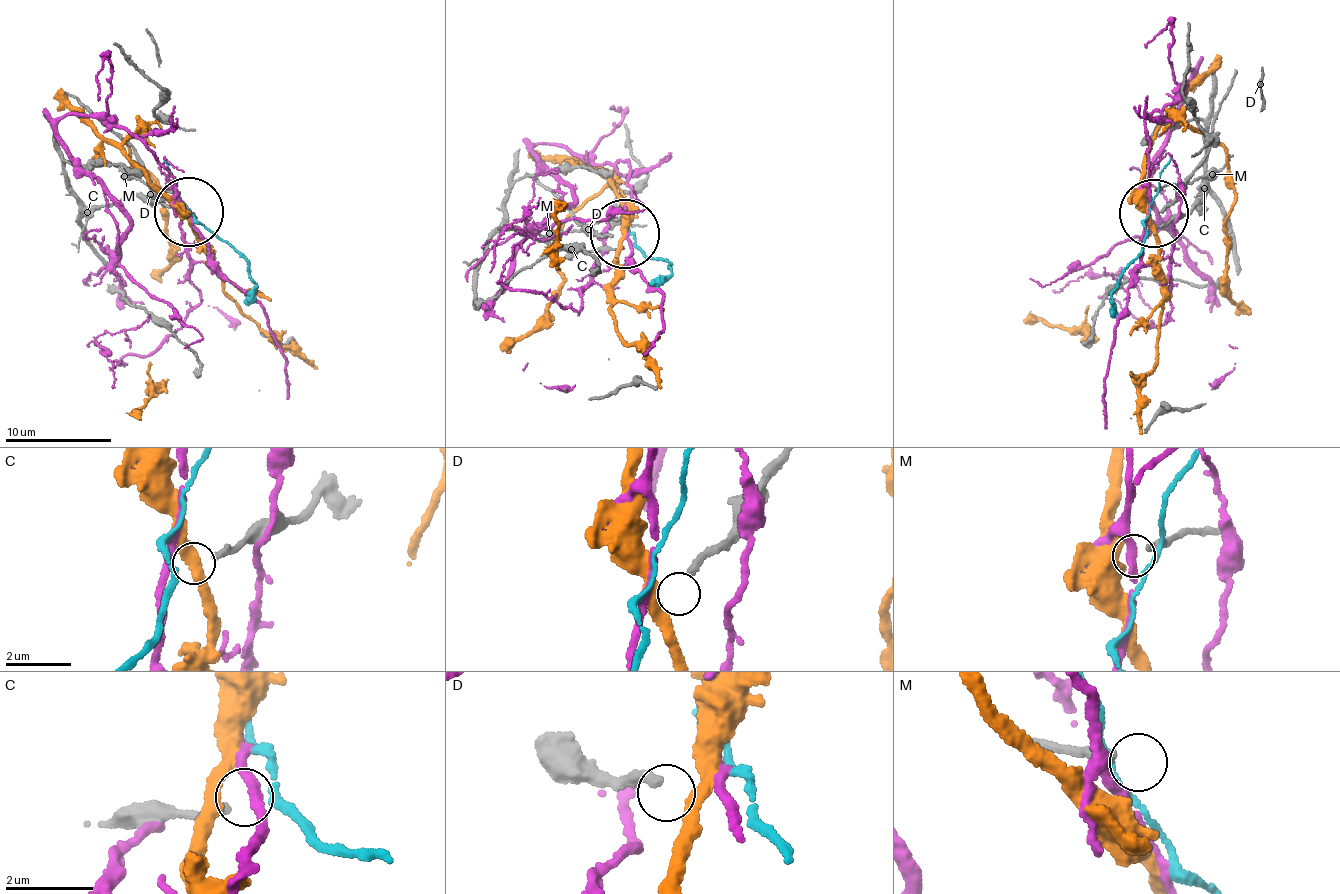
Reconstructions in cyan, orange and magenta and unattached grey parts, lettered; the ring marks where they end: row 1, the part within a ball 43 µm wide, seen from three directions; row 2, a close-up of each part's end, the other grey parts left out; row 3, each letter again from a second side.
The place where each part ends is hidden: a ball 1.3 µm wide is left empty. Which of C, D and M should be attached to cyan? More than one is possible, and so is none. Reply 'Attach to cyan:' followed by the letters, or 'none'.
Attach to cyan: C

